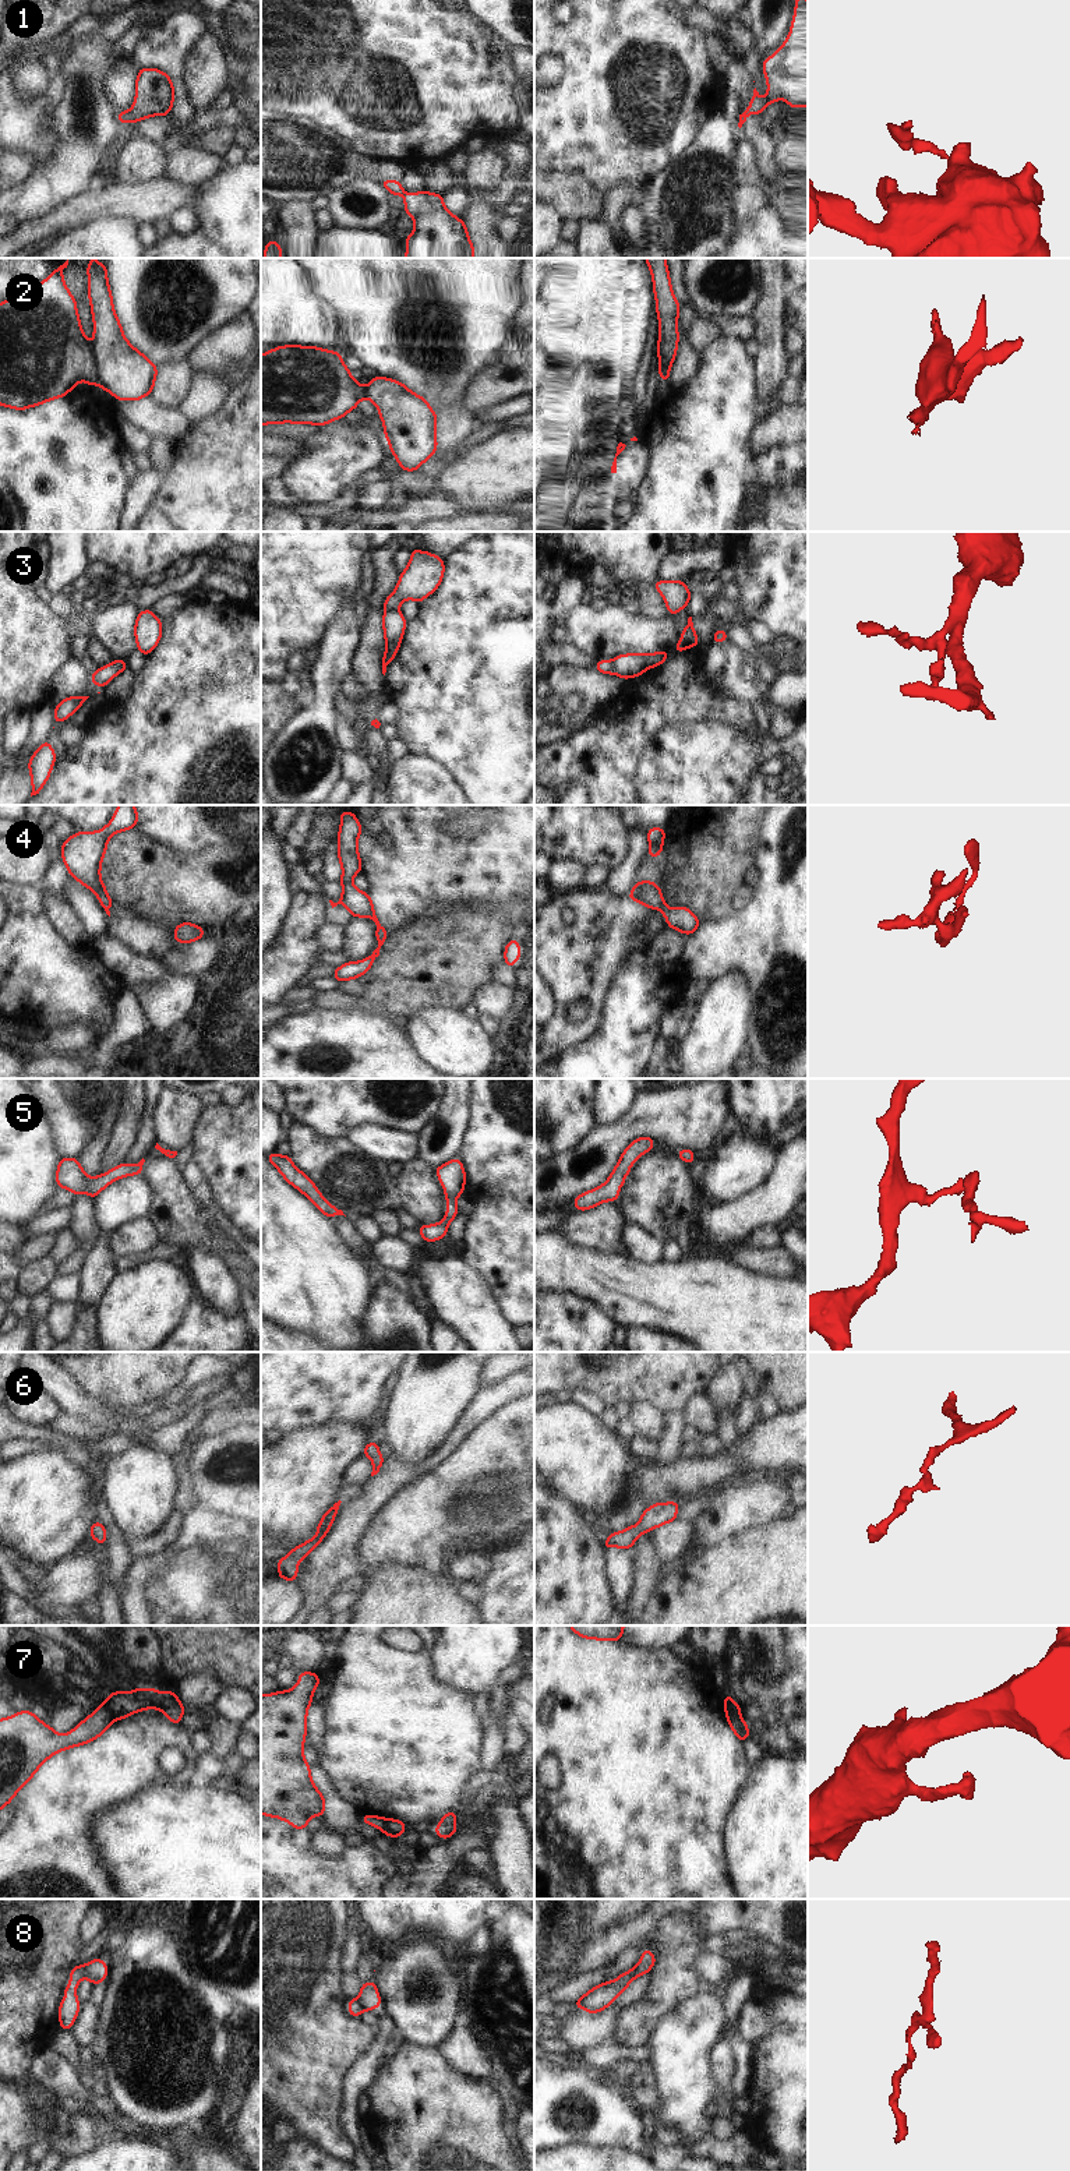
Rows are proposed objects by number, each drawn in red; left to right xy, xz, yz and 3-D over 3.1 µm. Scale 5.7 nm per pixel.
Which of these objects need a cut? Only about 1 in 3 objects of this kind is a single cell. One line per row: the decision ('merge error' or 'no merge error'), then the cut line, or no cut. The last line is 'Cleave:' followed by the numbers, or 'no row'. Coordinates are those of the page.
1: no merge error | no cut
2: merge error | xy (92, 345), (96, 353), (99, 381)
3: merge error | xz (398, 607), (385, 611)
4: no merge error | no cut
5: no merge error | no cut
6: no merge error | no cut
7: merge error | xy (102, 1702), (113, 1719)
8: merge error | xy (83, 1966), (85, 1976)
Cleave: 2, 3, 7, 8

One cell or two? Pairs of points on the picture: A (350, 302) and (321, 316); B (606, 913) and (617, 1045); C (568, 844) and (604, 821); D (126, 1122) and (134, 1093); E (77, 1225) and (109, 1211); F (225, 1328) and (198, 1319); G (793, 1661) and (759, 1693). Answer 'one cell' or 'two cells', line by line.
A: two cells
B: two cells
C: one cell
D: one cell
E: two cells
F: one cell
G: one cell

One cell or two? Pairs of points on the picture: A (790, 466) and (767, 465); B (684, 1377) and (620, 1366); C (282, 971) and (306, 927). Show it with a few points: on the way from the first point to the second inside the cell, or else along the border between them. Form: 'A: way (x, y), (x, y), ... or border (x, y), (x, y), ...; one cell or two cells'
A: way (784, 462), (777, 461), (773, 465); one cell
B: way (668, 1366), (635, 1366); one cell
C: way (289, 960), (297, 949), (297, 938); one cell

